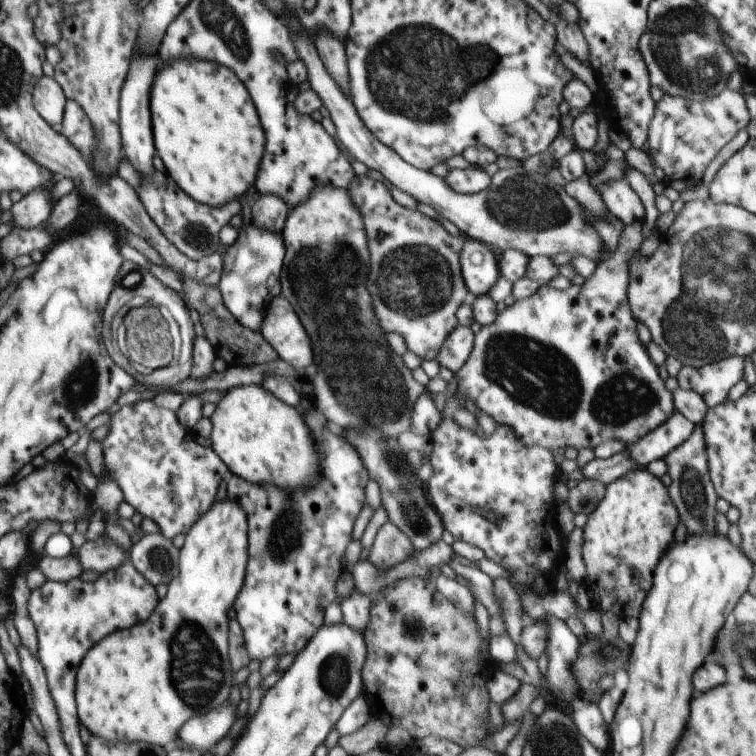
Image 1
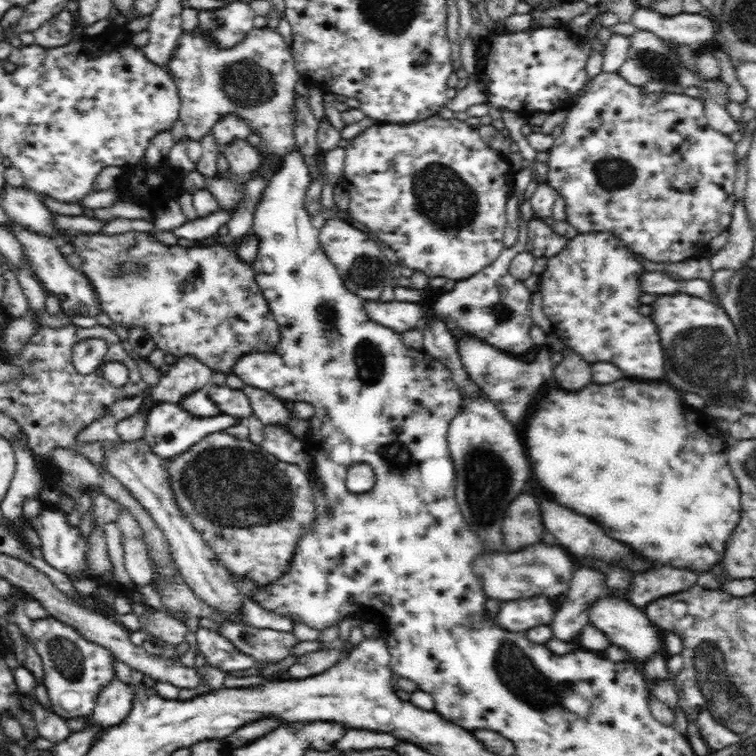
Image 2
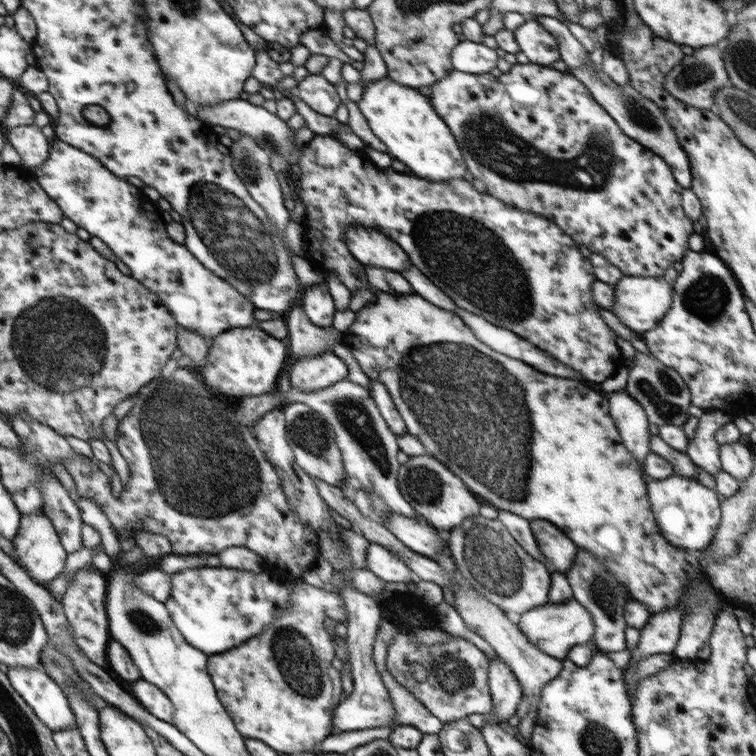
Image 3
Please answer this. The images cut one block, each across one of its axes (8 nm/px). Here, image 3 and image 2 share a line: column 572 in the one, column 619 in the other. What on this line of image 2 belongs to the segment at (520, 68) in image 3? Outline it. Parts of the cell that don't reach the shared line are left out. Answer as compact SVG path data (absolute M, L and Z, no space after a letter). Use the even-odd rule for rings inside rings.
M600 72L584 89L585 94L569 106L562 134L547 151L550 170L545 183L563 196L565 221L574 226L578 235L608 232L650 262L668 264L696 258L690 250L698 254L696 246L710 238L710 230L718 236L731 225L736 144L708 125L703 101L684 92L648 95L643 87L626 82L617 72Z

